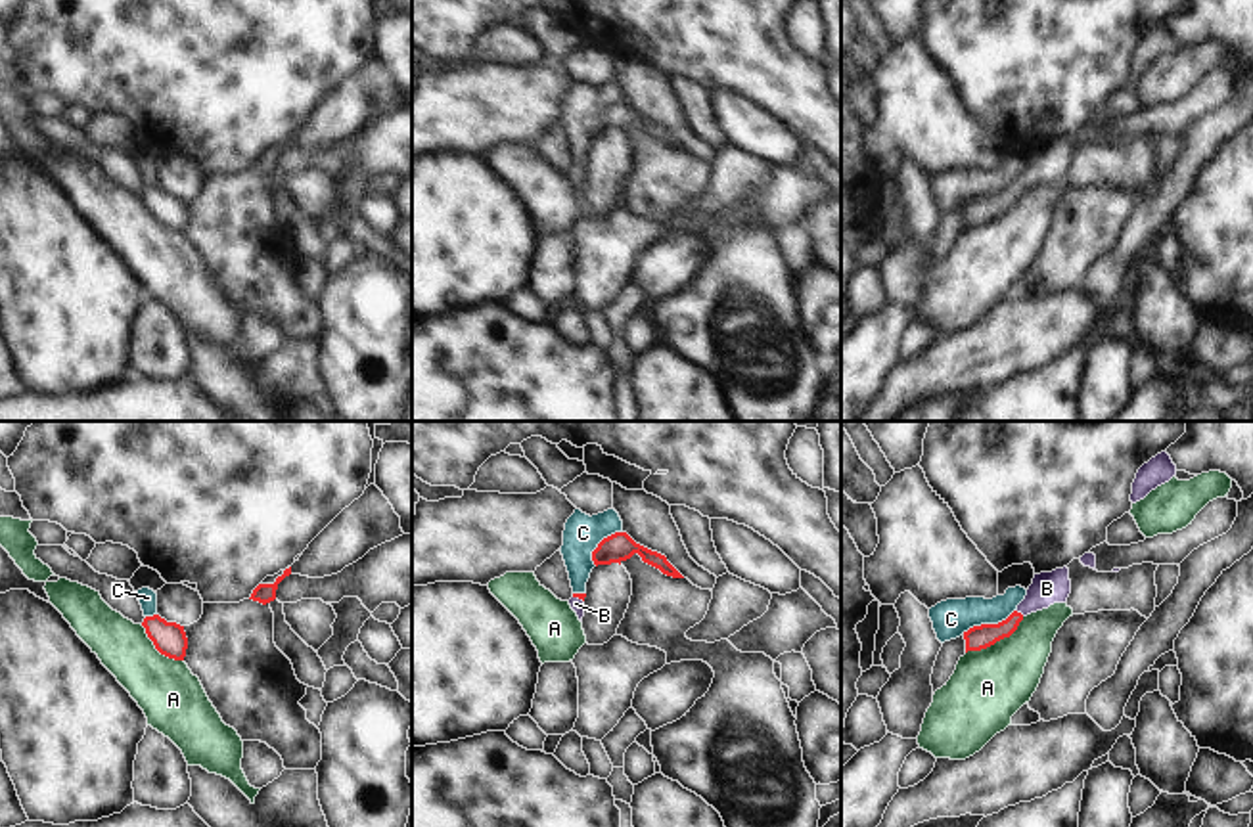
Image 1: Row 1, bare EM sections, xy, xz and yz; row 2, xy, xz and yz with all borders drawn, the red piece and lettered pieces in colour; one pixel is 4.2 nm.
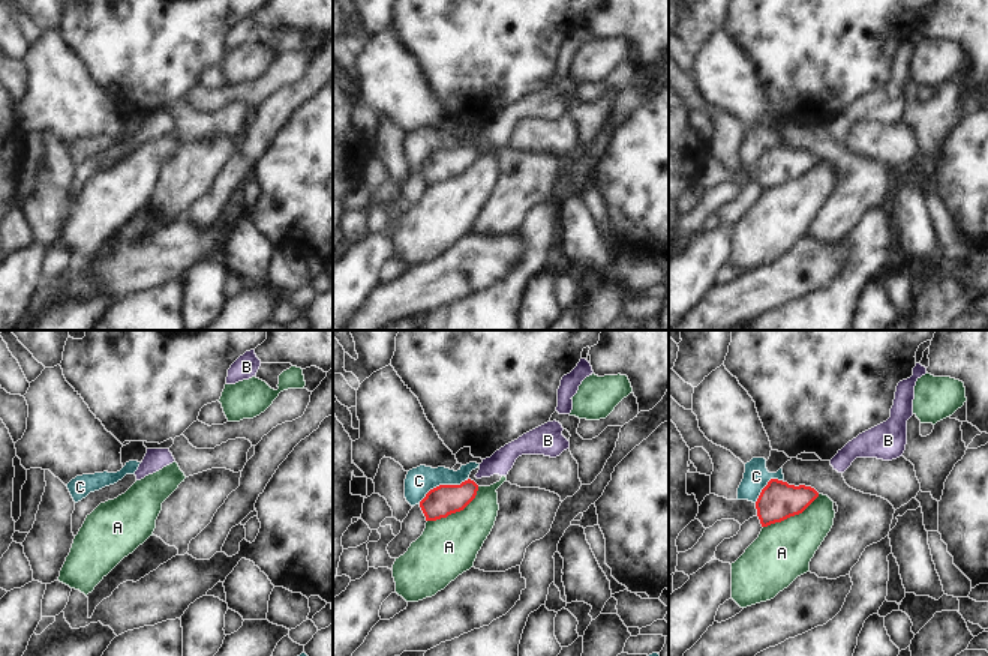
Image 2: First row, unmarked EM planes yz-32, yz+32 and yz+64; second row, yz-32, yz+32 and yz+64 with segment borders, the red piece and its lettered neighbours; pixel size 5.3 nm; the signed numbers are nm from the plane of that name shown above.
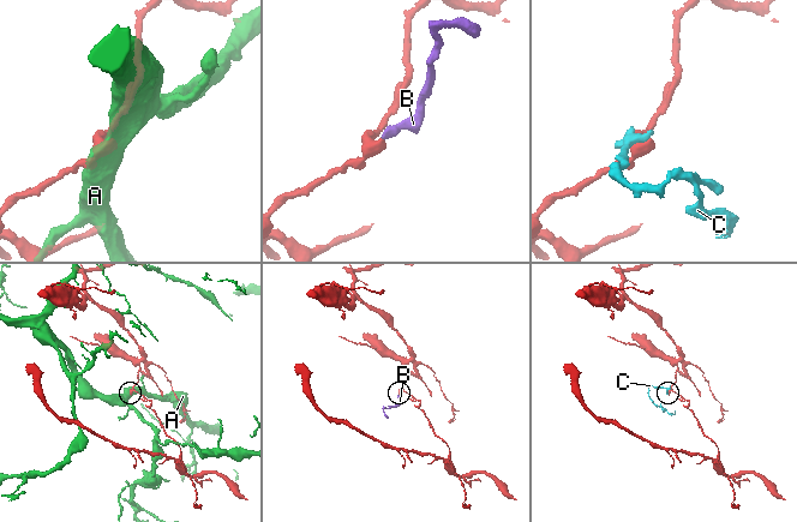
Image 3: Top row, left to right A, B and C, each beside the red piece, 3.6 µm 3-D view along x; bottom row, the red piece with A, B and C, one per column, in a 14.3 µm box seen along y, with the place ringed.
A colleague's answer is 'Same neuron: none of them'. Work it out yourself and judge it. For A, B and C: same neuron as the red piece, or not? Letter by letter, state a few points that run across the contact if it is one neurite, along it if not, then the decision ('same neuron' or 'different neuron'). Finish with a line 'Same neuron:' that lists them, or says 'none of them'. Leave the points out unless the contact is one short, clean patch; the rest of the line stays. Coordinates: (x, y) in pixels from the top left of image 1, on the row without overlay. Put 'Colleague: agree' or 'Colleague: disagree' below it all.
A: different neuron
B: yz (983, 207), (1002, 201), (1020, 184), (1047, 159) | same neuron
C: yz (1014, 180), (997, 194), (974, 196), (962, 203) | different neuron
Same neuron: B
Colleague: disagree

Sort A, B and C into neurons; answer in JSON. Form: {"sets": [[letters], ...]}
{"sets": [["A"], ["B"], ["C"]]}

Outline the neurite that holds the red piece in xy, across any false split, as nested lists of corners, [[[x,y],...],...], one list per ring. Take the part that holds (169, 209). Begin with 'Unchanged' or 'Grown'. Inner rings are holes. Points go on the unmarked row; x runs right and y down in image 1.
Unchanged. [[[159,186],[146,188],[142,197],[161,226],[174,232],[184,232],[188,220],[184,197],[167,193]]]

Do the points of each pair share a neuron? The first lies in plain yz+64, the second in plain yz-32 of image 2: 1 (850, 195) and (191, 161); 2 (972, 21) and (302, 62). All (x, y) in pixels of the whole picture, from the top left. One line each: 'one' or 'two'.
1: one
2: two

